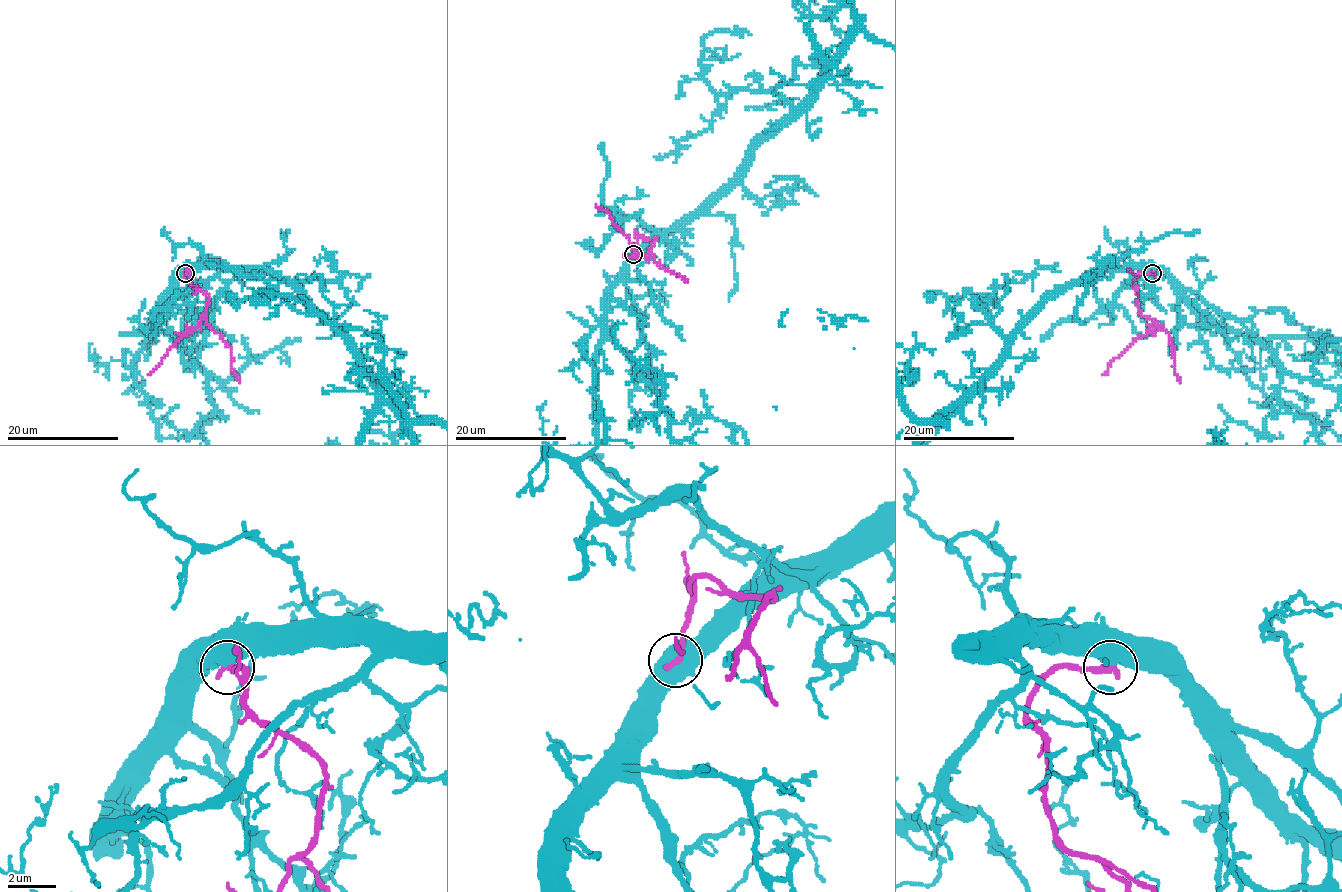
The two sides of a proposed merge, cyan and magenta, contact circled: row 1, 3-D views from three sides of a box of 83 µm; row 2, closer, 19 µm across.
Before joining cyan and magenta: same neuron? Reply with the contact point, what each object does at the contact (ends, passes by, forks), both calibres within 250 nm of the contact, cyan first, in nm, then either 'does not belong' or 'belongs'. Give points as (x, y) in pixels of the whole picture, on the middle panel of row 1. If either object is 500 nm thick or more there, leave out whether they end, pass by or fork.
at (633, 254); 950 nm thick on the cyan side, 280 nm on the other; does not belong

